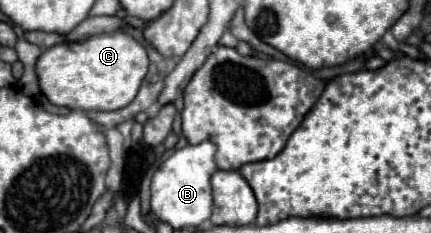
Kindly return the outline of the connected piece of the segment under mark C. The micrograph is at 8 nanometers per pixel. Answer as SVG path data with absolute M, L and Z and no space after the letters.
M117 29L89 37L83 43L57 43L37 59L39 87L53 105L79 111L123 109L137 95L149 69L145 47L129 33Z

